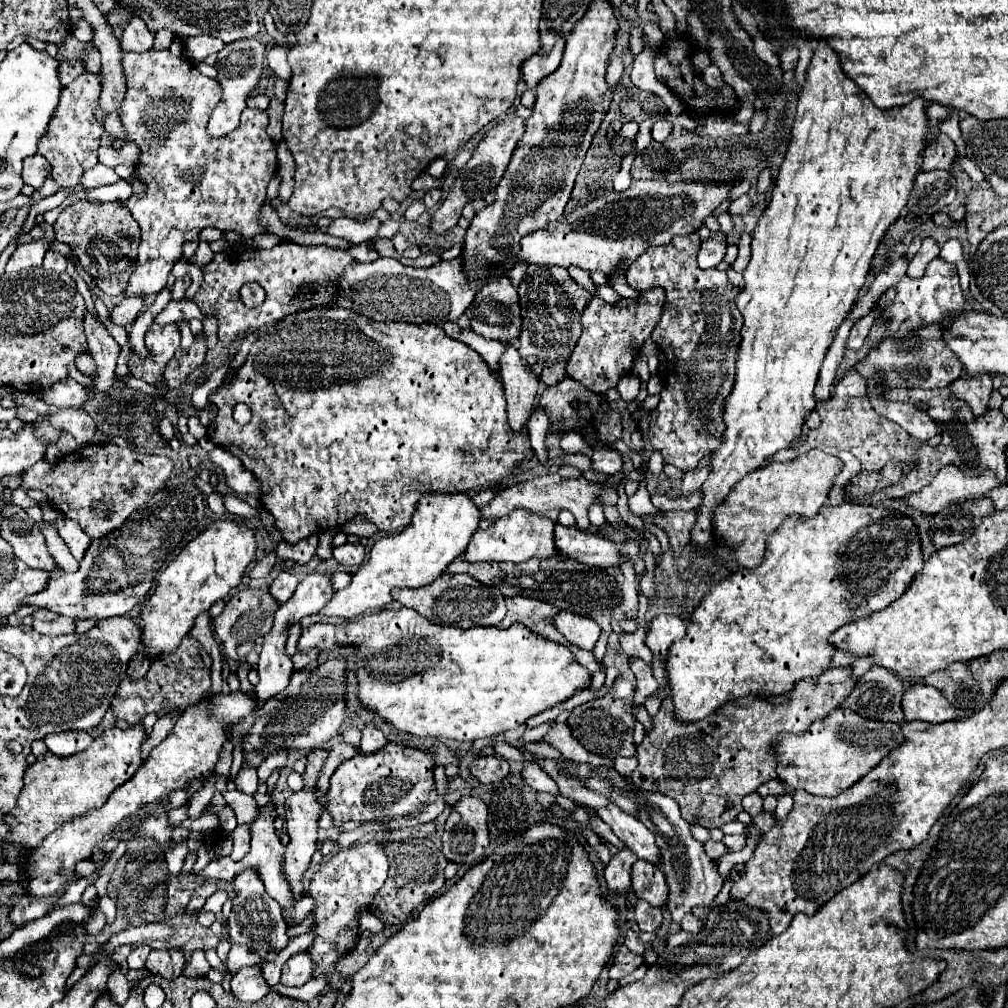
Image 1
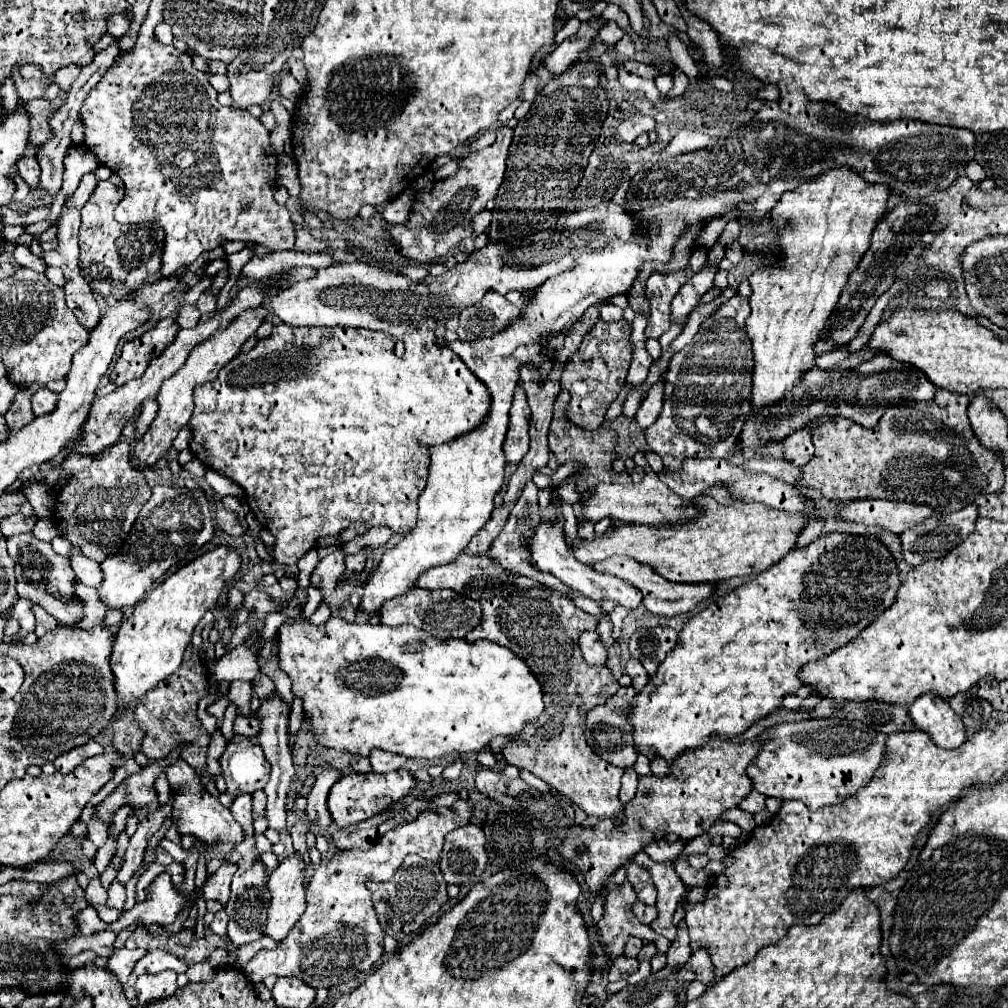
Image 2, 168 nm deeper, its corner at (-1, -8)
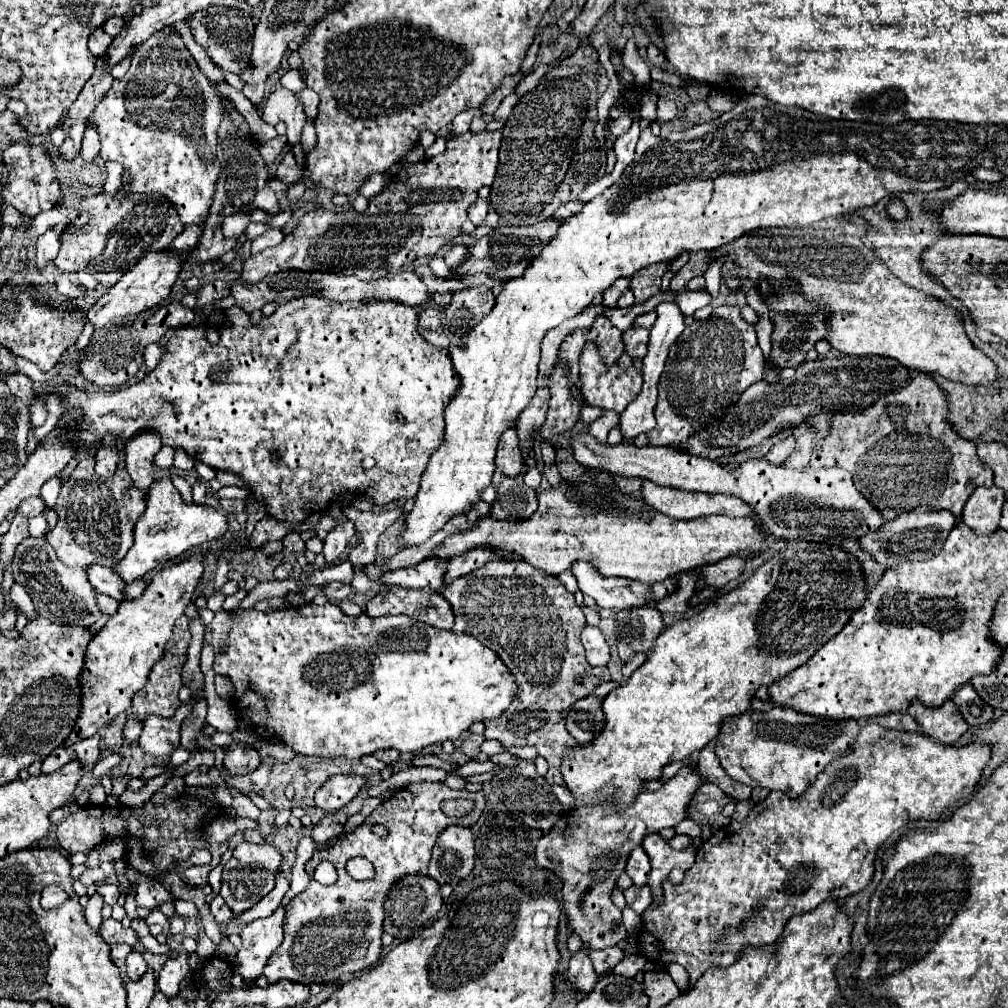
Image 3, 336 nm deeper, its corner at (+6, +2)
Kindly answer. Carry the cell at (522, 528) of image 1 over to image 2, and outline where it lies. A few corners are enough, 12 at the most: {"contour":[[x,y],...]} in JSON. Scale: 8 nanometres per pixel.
{"contour":[[563,514],[557,523],[541,523],[531,563],[589,599],[611,599],[633,611],[643,595],[627,581],[571,557]]}

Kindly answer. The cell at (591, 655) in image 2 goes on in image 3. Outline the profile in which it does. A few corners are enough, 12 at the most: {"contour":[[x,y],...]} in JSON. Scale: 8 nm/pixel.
{"contour":[[598,627],[582,629],[590,665],[606,665],[610,649]]}

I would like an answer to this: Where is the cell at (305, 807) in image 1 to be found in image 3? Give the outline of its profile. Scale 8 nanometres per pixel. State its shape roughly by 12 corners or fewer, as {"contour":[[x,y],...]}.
{"contour":[[286,907],[254,919],[240,933],[232,961],[244,981],[262,975],[282,943]]}

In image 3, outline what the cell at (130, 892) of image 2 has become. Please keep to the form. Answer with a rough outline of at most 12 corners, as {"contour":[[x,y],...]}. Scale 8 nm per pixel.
{"contour":[[106,919],[100,937],[112,943],[134,945],[134,929],[124,929],[120,921]]}

